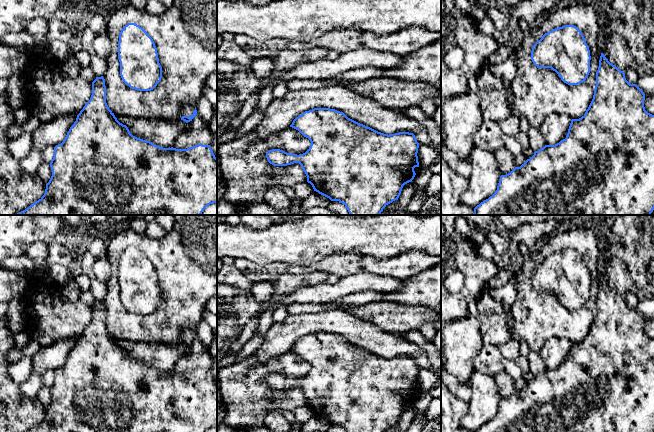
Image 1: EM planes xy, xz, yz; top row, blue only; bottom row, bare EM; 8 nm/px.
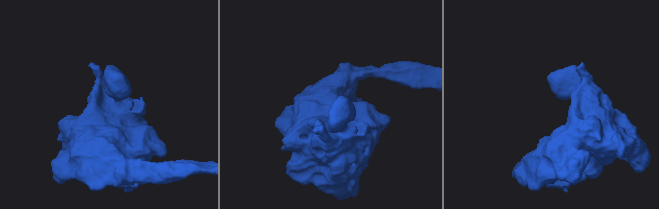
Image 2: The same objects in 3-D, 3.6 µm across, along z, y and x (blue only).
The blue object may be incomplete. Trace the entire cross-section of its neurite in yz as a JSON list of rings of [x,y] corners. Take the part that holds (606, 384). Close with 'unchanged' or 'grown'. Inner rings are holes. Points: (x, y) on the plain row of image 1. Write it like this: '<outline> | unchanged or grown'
[[[601,277],[593,323],[581,342],[571,344],[566,362],[555,369],[545,369],[520,391],[501,399],[495,417],[475,432],[654,432],[654,339],[645,334],[644,324],[642,313],[636,308],[630,308],[625,297]]] | unchanged

